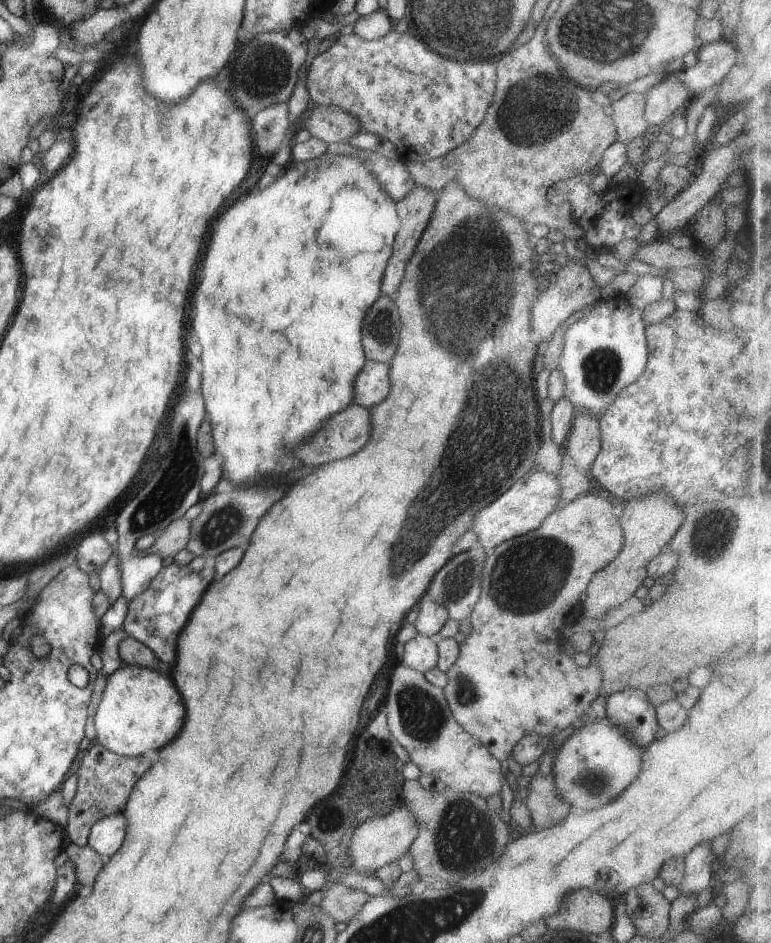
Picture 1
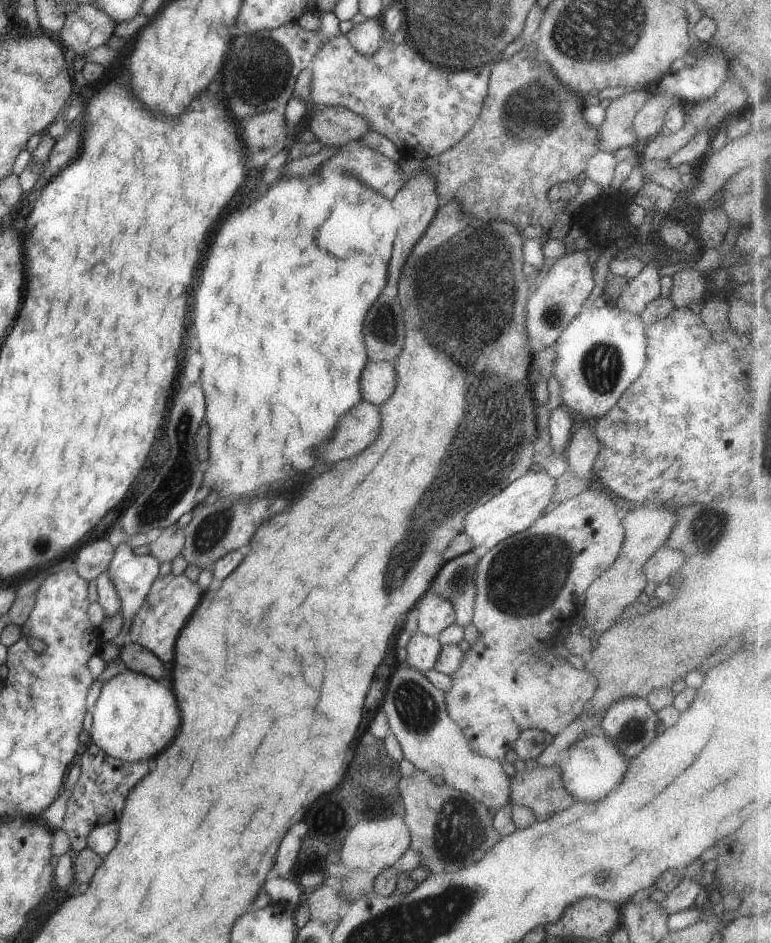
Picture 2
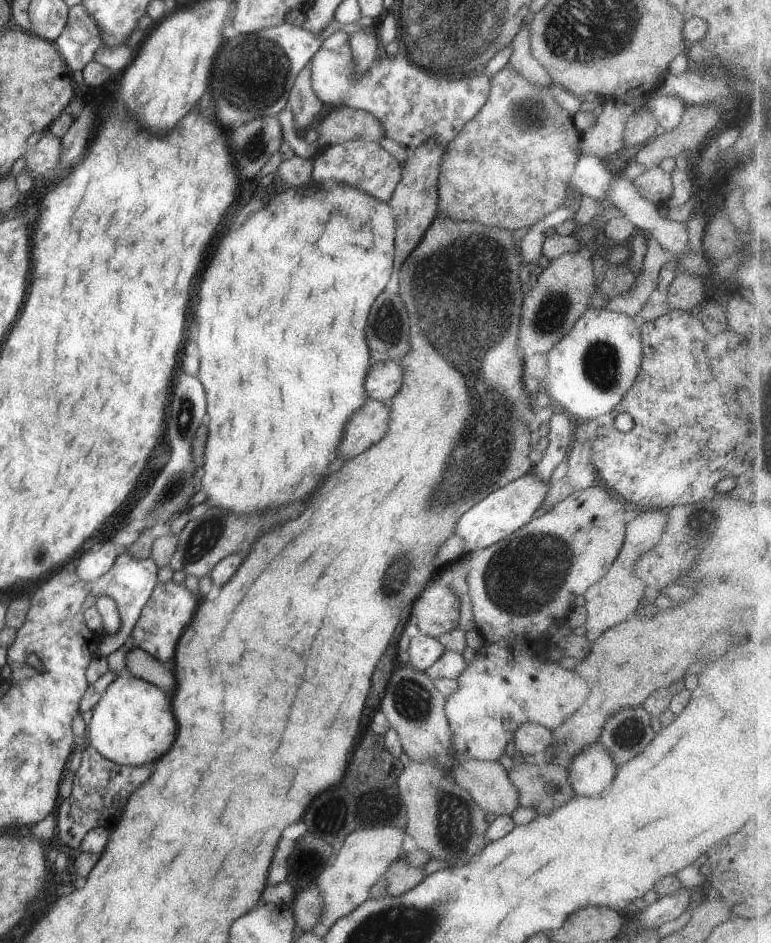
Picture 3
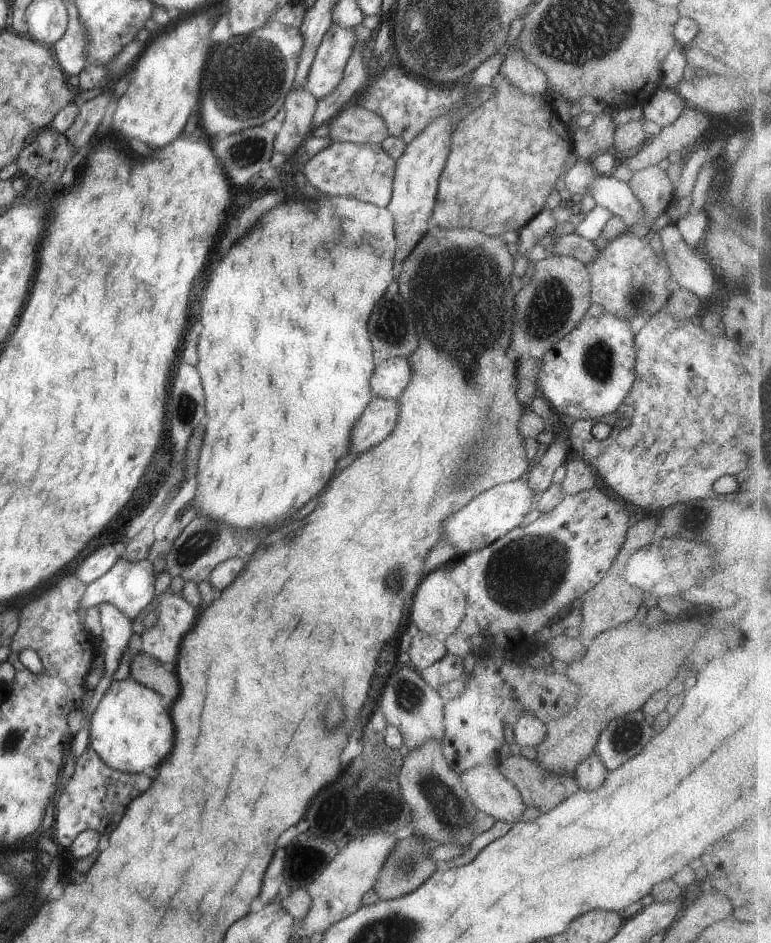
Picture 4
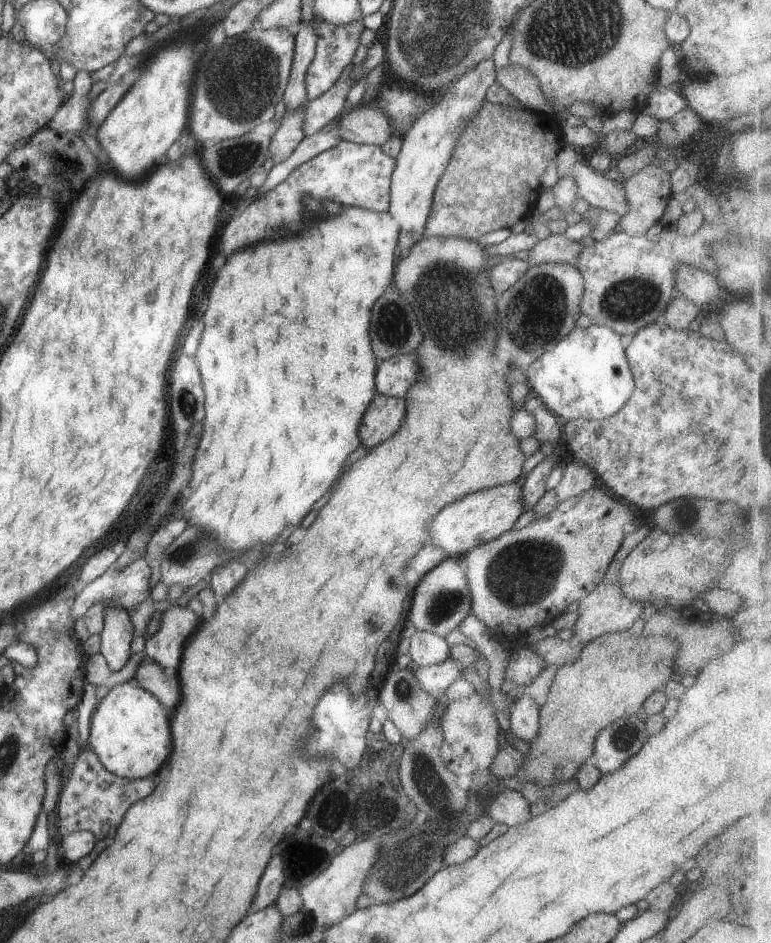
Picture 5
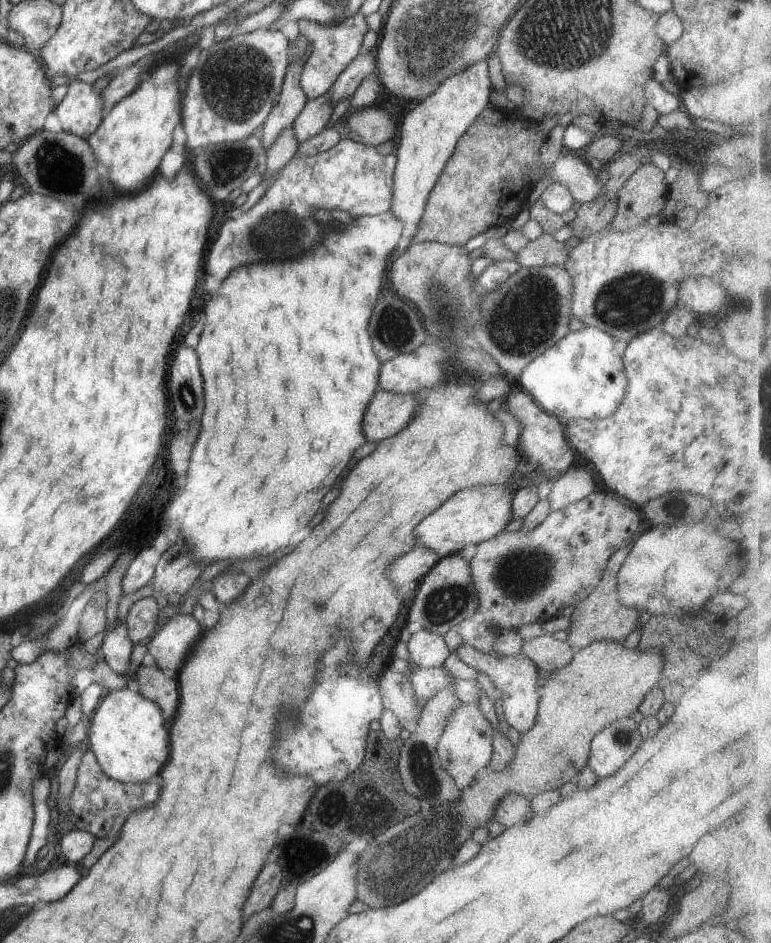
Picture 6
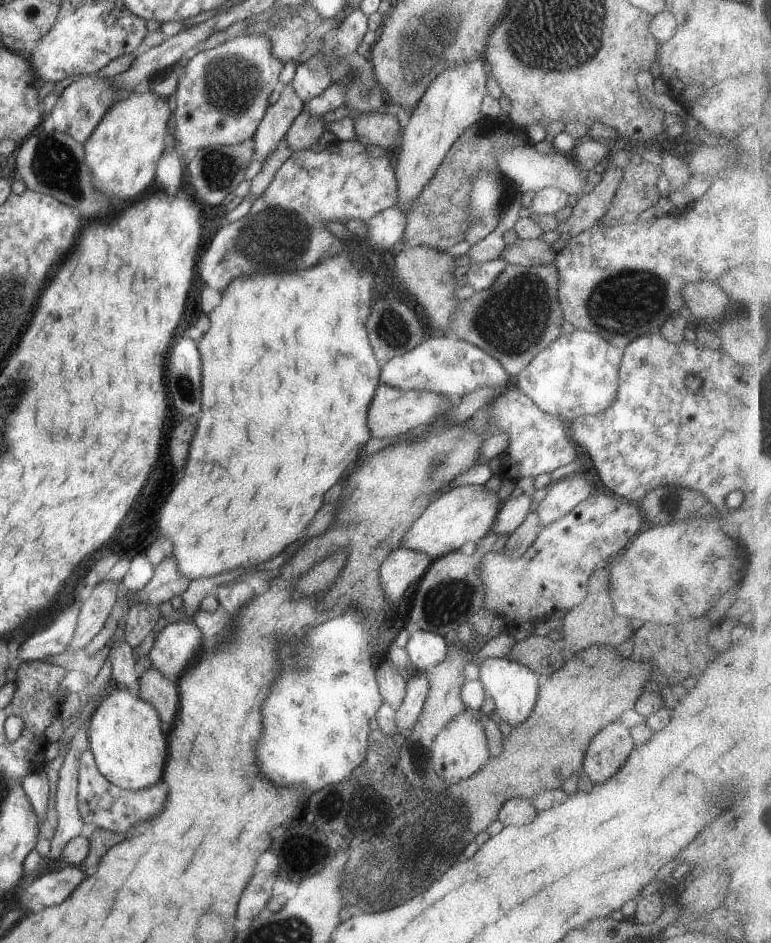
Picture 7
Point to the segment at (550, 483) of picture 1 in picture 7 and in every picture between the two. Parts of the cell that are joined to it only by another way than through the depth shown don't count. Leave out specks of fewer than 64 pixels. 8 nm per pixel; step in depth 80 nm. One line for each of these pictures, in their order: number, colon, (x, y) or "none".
2: (511, 511)
3: (511, 507)
4: (488, 516)
5: (477, 518)
6: (473, 515)
7: (467, 513)

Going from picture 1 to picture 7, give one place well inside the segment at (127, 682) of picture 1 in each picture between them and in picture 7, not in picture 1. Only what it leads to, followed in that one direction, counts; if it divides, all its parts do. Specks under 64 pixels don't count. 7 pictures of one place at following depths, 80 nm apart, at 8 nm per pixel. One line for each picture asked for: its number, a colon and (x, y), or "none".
2: (136, 716)
3: (132, 724)
4: (130, 730)
5: (130, 729)
6: (127, 732)
7: (126, 735)

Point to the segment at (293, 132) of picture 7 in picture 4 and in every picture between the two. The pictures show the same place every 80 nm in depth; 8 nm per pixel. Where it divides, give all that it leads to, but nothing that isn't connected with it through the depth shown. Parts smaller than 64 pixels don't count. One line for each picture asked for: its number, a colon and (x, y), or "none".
4: (356, 74)
5: (327, 108)
6: (315, 116)

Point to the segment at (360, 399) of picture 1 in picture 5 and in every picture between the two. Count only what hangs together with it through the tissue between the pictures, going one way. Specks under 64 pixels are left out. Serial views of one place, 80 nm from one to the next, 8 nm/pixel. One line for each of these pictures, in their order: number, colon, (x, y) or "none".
2: (378, 381)
3: (383, 380)
4: (390, 377)
5: (395, 375)

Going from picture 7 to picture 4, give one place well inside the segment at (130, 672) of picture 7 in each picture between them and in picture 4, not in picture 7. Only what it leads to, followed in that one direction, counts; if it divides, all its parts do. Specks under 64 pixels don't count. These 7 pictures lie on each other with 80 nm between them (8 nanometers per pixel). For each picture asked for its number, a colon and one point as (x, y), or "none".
4: (117, 628)
5: (117, 633)
6: (117, 647)

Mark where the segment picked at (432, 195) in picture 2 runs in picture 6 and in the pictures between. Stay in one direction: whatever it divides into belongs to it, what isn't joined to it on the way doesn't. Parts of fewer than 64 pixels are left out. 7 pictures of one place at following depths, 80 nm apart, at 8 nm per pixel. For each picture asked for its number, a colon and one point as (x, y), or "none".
3: (414, 201)
4: (416, 179)
5: (427, 148)
6: (429, 134)

